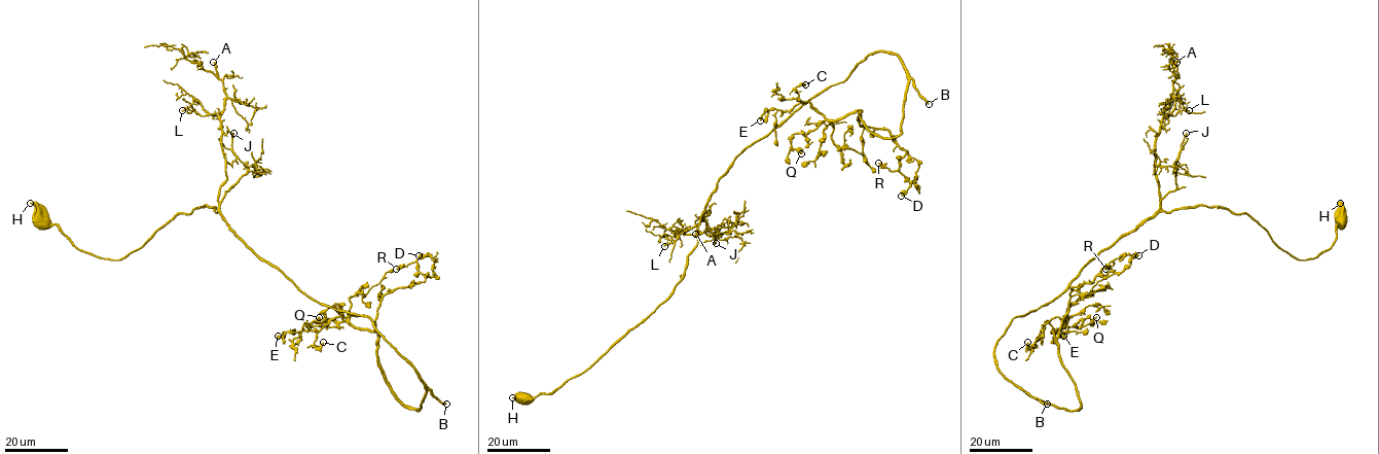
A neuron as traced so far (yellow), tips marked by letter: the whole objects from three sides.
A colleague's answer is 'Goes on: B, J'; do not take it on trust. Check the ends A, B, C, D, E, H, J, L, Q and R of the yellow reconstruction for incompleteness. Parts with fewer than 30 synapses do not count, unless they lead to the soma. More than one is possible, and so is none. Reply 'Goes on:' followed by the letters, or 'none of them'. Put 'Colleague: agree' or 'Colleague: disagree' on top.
Colleague: agree
Goes on: B, J

